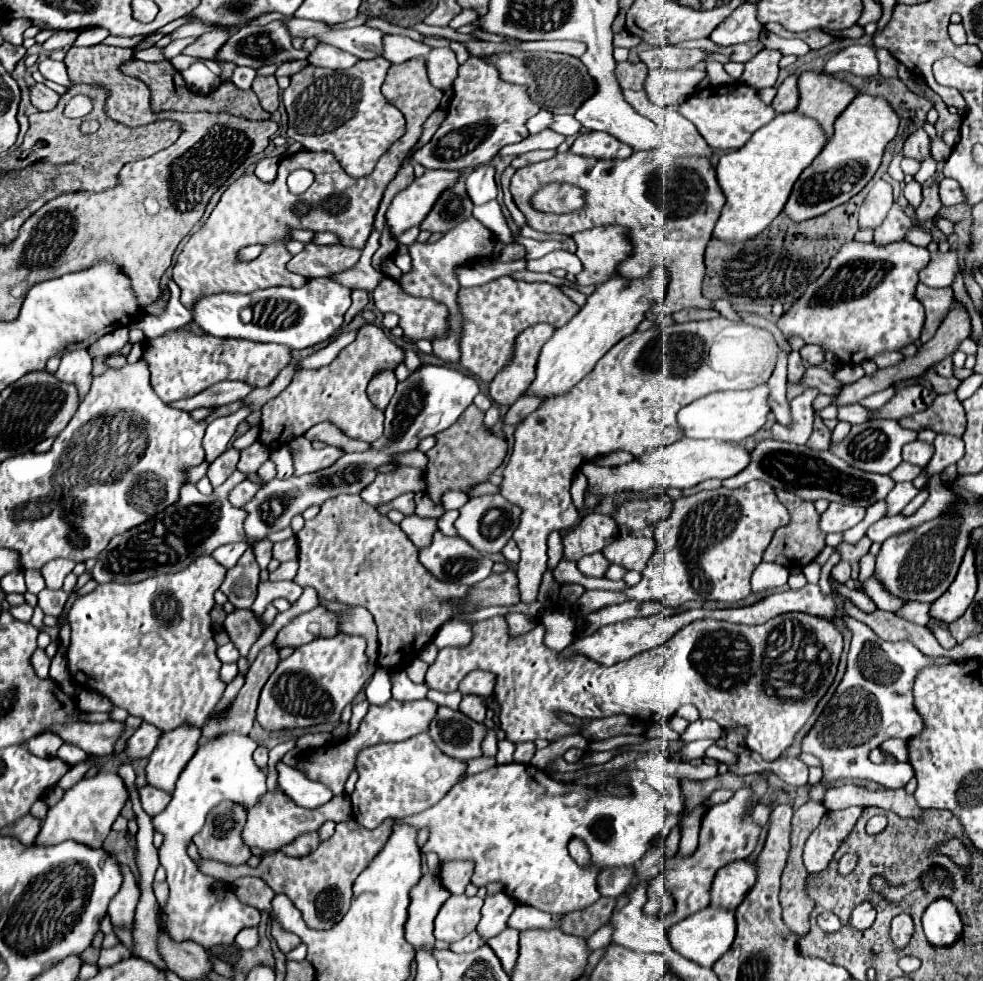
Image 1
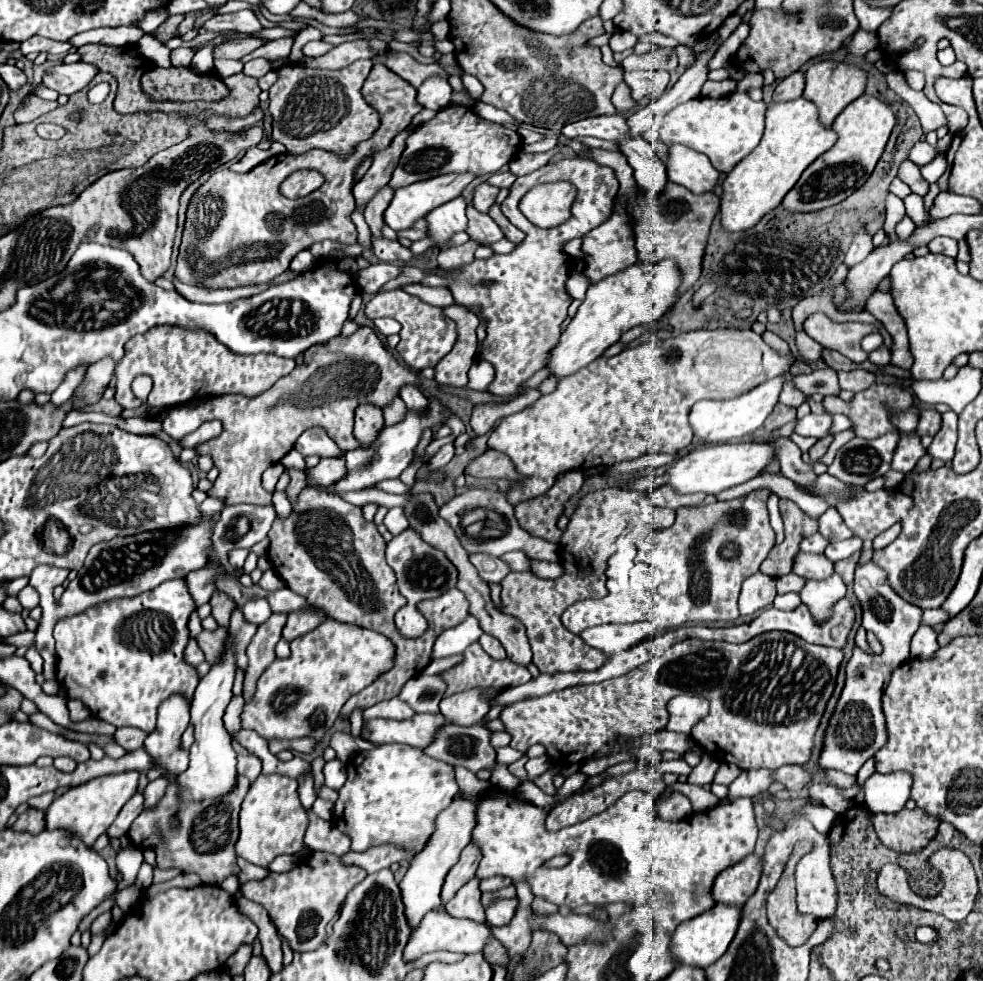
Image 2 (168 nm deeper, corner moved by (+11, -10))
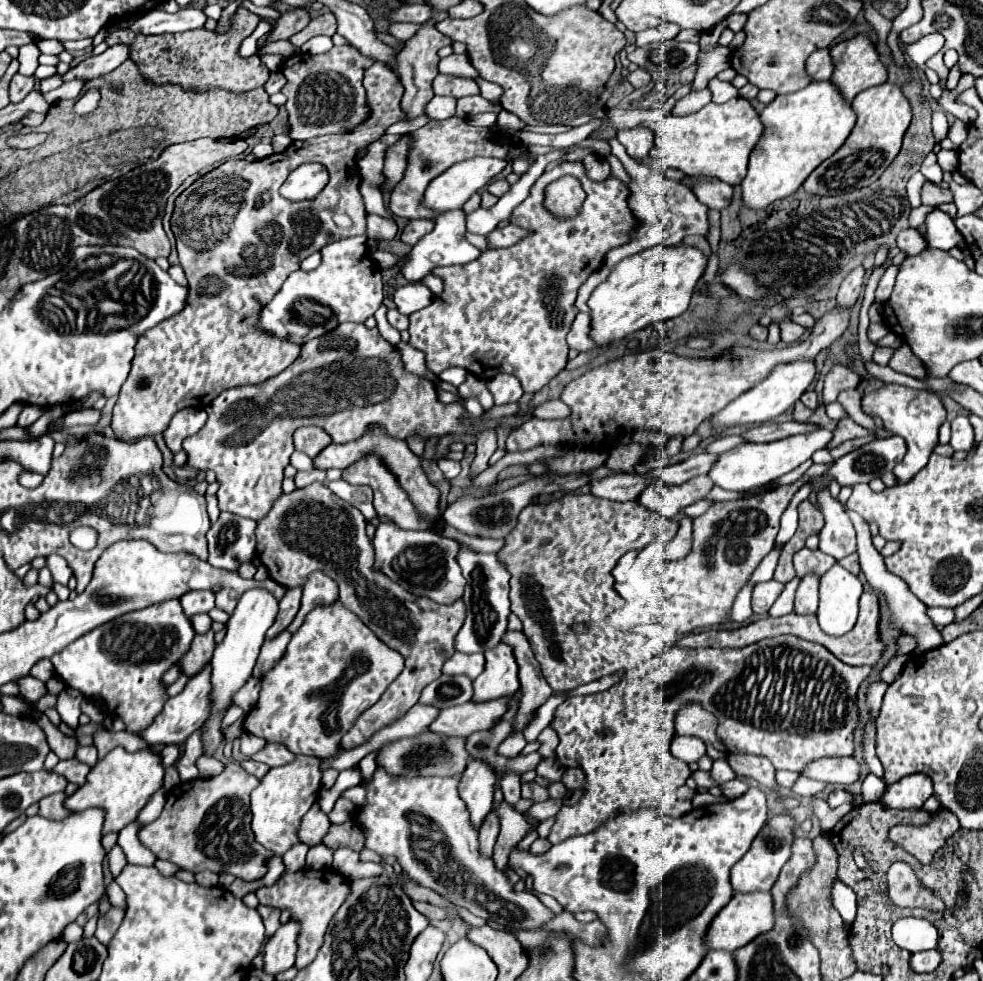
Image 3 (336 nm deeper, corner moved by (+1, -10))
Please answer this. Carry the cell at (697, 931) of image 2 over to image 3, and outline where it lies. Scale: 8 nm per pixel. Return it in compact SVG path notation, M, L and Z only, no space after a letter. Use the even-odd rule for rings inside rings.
M770 892L764 894L734 894L732 900L716 914L716 918L710 922L704 944L708 950L724 950L734 952L742 946L746 946L756 934L764 934L764 930L770 930L774 926L774 914L772 914L772 896Z

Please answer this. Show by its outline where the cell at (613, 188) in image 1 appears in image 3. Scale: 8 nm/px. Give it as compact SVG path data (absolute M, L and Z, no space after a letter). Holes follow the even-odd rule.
M508 224L506 228L496 228L488 234L488 242L490 248L506 248L506 246L514 246L516 242L520 242L522 238L526 238L530 232L528 230L520 230L520 226ZM500 232L500 234L498 234Z

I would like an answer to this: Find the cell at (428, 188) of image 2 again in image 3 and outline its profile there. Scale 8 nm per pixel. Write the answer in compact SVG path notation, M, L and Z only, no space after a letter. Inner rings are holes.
M470 158L468 162L458 162L428 184L420 206L436 212L462 208L464 202L500 174L504 166L506 162L498 158Z

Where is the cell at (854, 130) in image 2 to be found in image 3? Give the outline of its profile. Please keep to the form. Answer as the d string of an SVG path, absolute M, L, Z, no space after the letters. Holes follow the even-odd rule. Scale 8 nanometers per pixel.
M884 82L882 86L864 90L852 100L852 110L856 112L856 126L848 136L848 142L840 146L840 150L836 150L836 154L832 154L832 158L828 158L828 162L816 170L816 174L808 176L808 182L804 182L804 190L808 194L836 196L866 188L882 176L882 172L900 152L902 136L910 124L912 110L898 86Z

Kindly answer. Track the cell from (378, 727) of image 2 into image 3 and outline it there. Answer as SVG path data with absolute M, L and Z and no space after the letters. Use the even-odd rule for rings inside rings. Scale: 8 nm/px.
M508 698L482 704L466 702L460 706L450 706L440 710L436 720L428 726L428 730L446 738L466 738L472 732L492 728L496 724L496 718L504 714L506 704Z

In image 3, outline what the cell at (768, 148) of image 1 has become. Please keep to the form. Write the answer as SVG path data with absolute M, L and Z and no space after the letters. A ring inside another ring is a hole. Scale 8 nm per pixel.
M810 82L804 90L778 96L774 102L770 102L764 108L764 112L760 112L760 118L766 126L764 138L760 138L760 142L752 150L748 174L740 184L742 202L748 210L762 210L762 208L768 208L774 200L792 196L812 174L812 170L818 168L826 158L830 158L844 144L844 140L850 136L856 122L856 114L852 112L850 104L844 102L842 94L830 82Z

